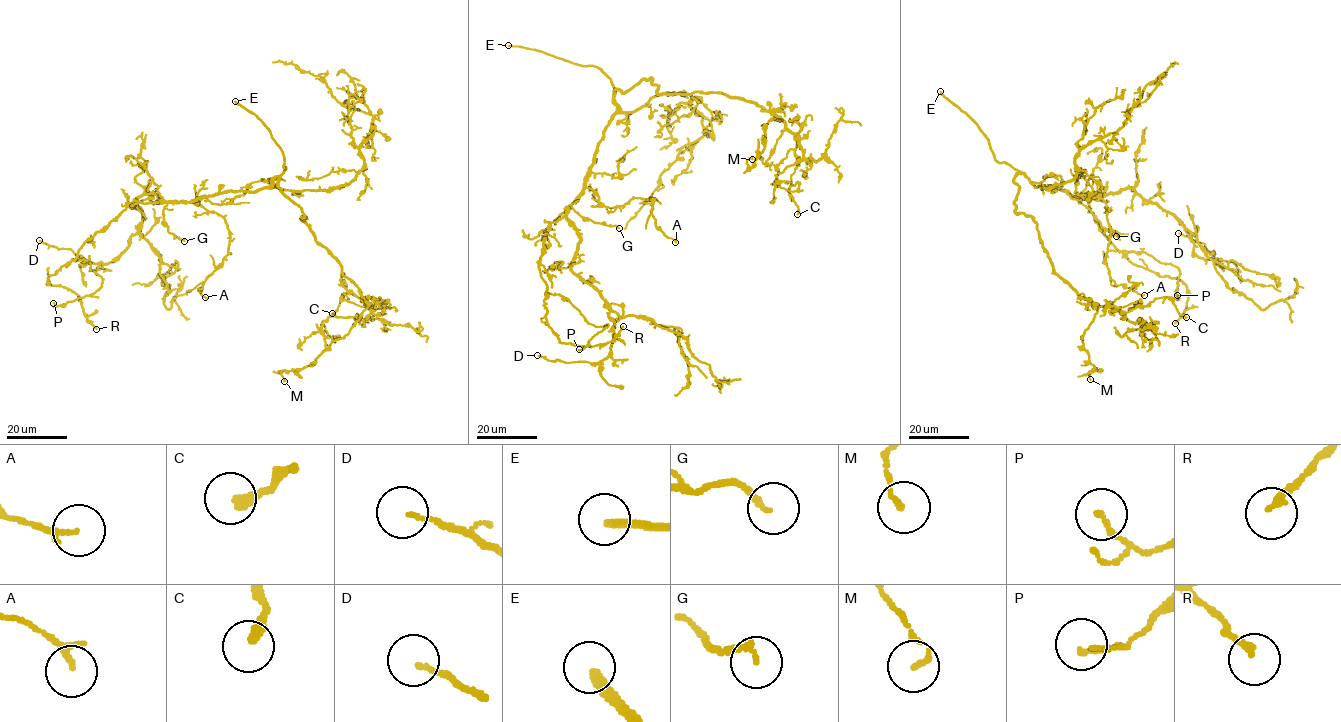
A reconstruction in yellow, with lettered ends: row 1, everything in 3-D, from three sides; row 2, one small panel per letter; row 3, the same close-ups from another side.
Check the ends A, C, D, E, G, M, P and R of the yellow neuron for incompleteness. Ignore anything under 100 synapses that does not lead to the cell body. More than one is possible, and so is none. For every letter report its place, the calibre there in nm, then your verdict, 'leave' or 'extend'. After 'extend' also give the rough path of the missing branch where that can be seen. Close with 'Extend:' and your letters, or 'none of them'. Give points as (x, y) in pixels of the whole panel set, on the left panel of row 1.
A: (205, 297) | 170 nm | leave
C: (332, 313) | 320 nm | leave
D: (39, 240) | 110 nm | leave
E: (235, 101) | 260 nm | extend | (235, 101), (213, 93), (174, 62), (145, 55), (129, 43)
G: (184, 241) | 170 nm | leave
M: (284, 381) | 140 nm | leave
P: (53, 303) | 150 nm | leave
R: (96, 329) | 190 nm | leave
Extend: E

